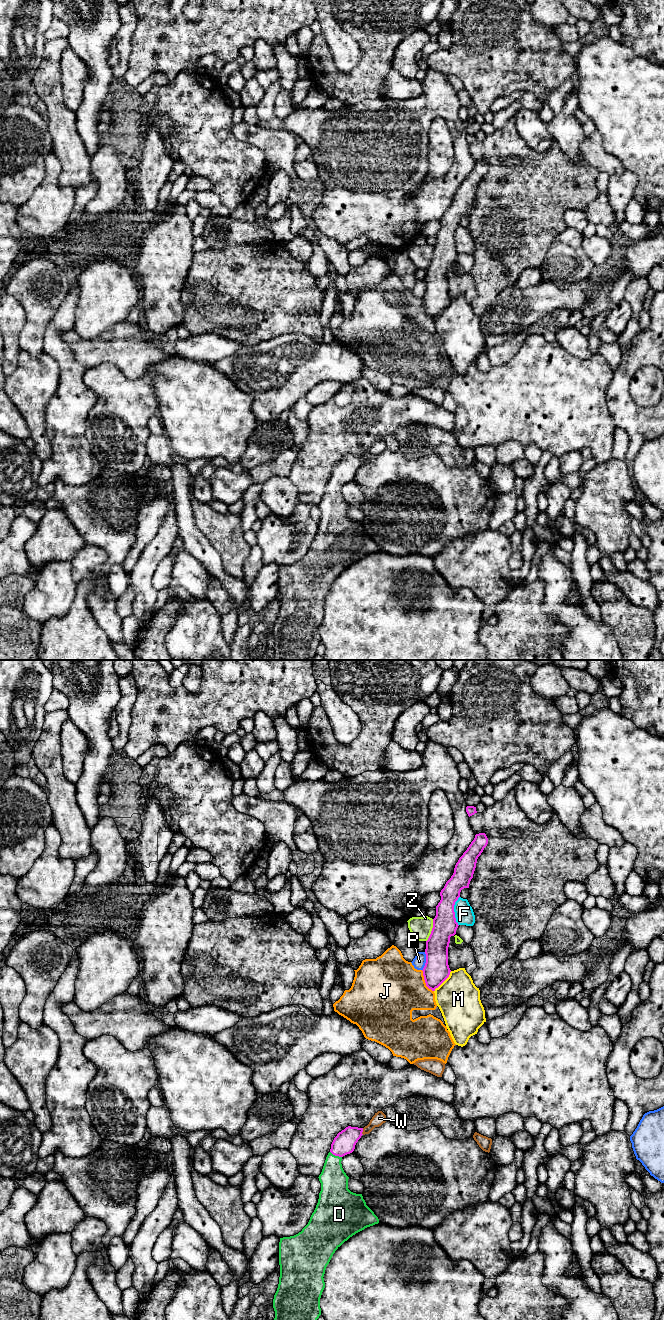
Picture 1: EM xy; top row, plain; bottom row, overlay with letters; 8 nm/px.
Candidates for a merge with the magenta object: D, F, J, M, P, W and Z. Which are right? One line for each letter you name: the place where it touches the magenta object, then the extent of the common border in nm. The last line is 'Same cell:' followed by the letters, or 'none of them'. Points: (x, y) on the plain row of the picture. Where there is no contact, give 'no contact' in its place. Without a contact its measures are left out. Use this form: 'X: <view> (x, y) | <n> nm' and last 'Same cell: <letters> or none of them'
D: xy (336, 483) | 110 nm
Same cell: D

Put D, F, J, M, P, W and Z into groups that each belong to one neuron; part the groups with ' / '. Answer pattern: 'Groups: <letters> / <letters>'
Groups: D / F / J / M / P / W / Z

